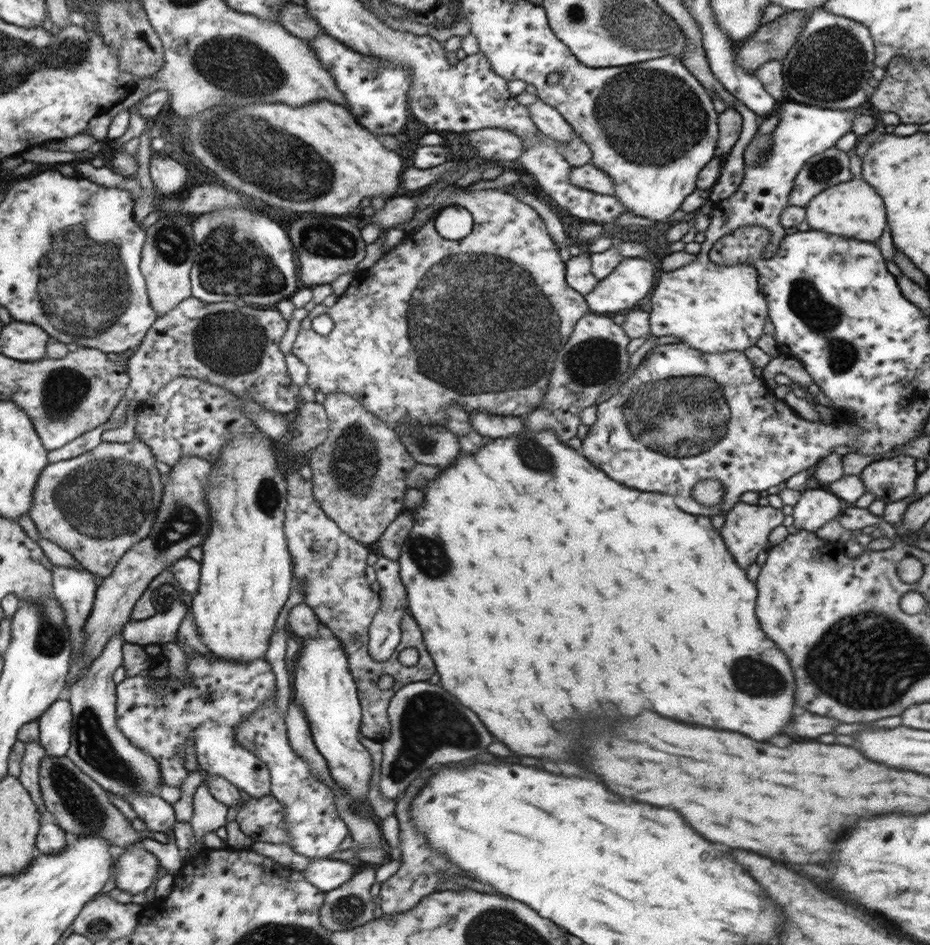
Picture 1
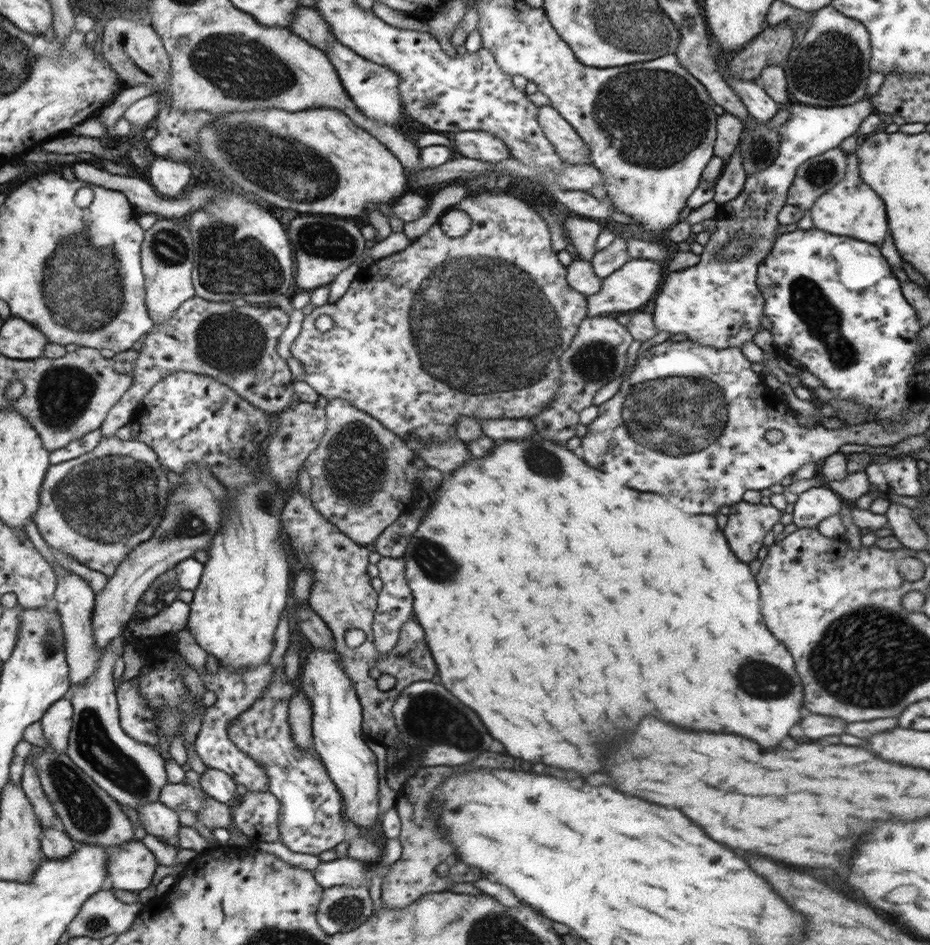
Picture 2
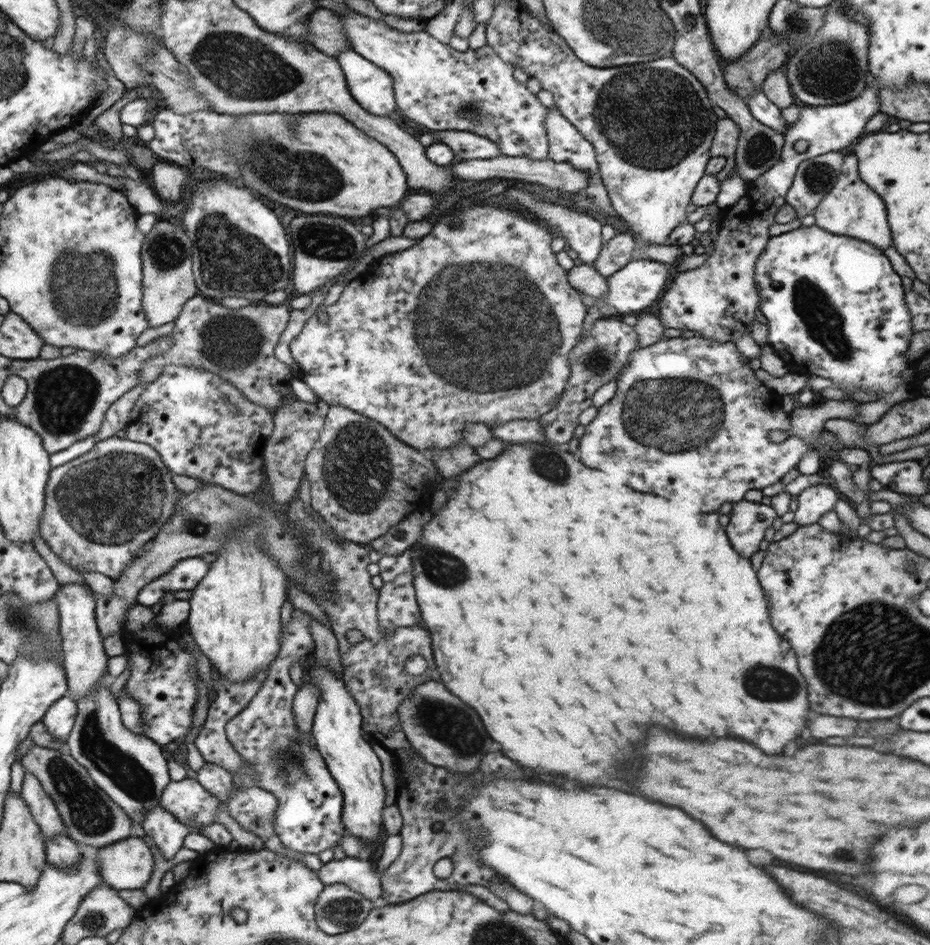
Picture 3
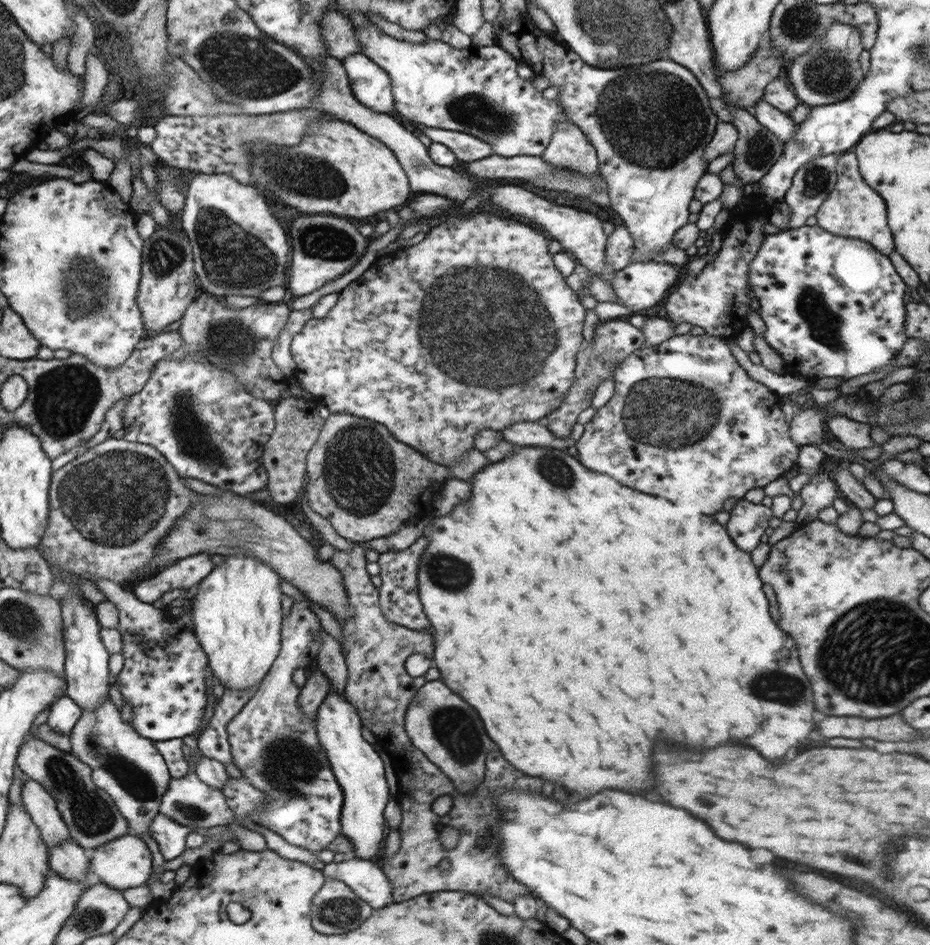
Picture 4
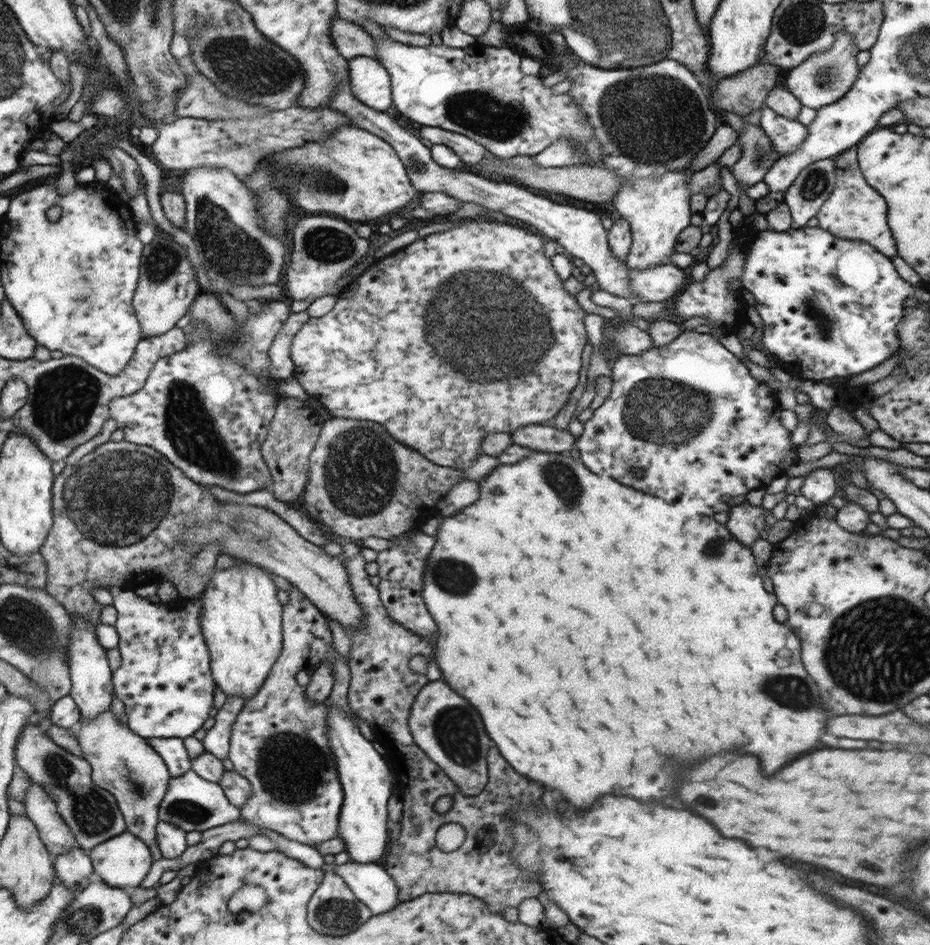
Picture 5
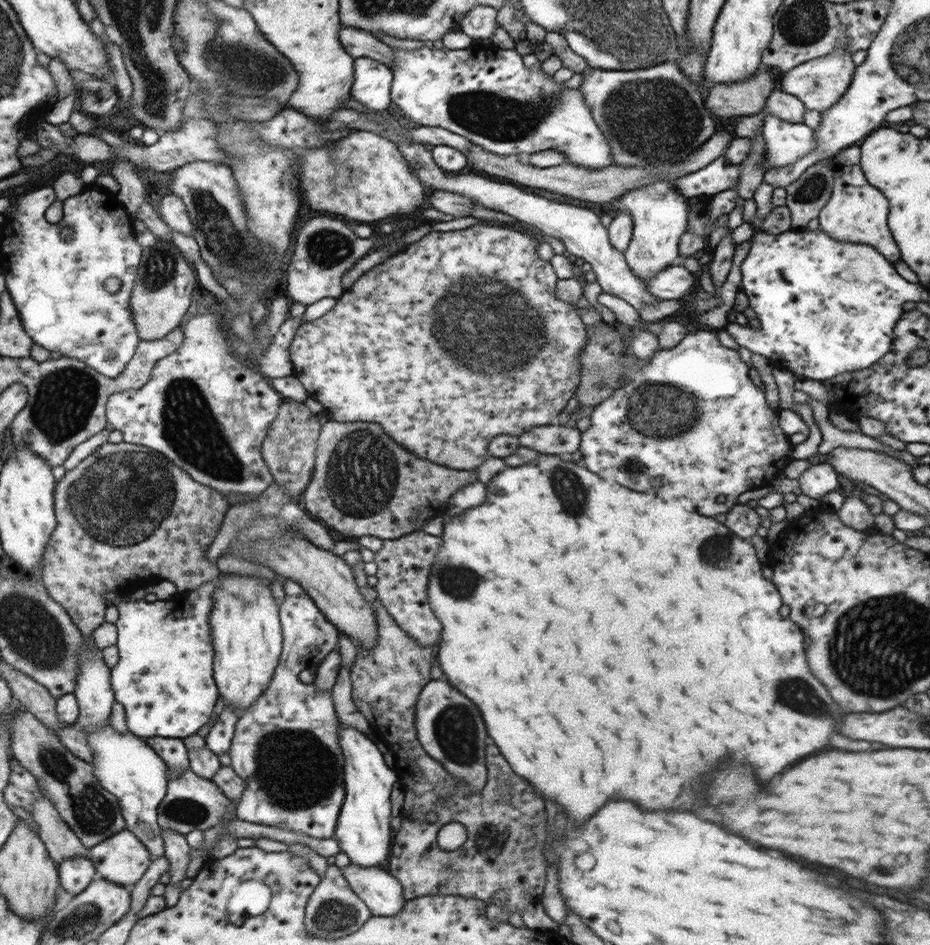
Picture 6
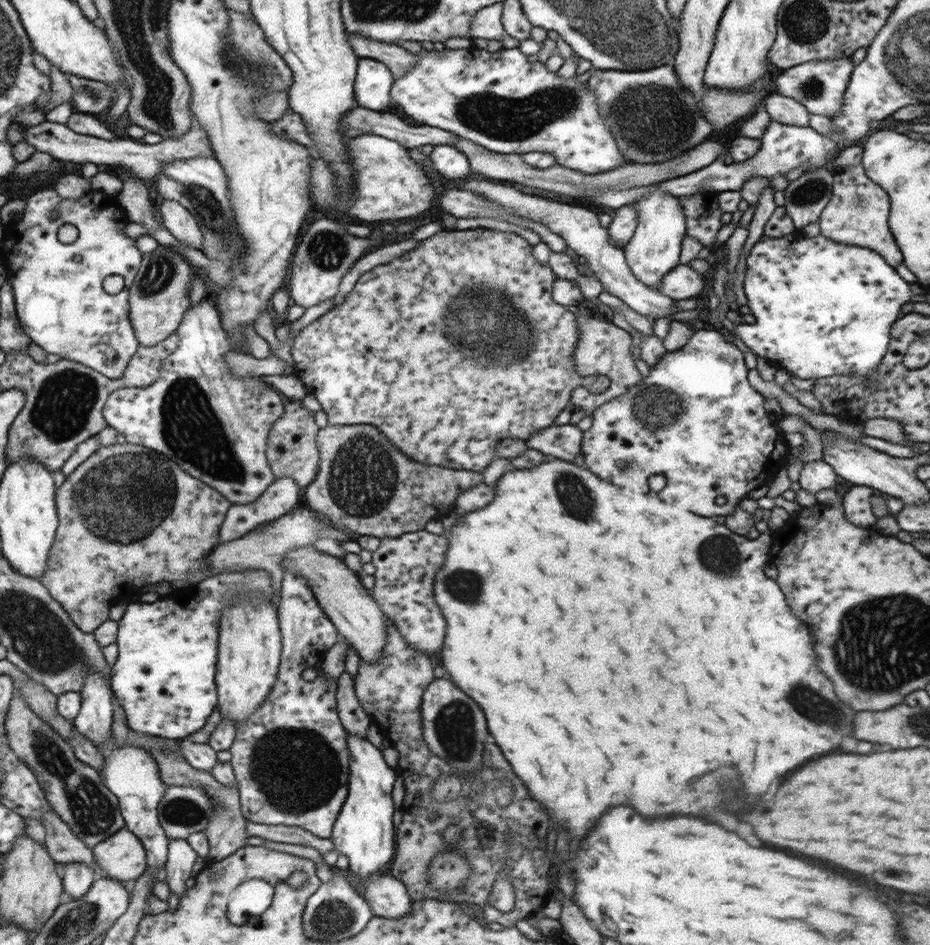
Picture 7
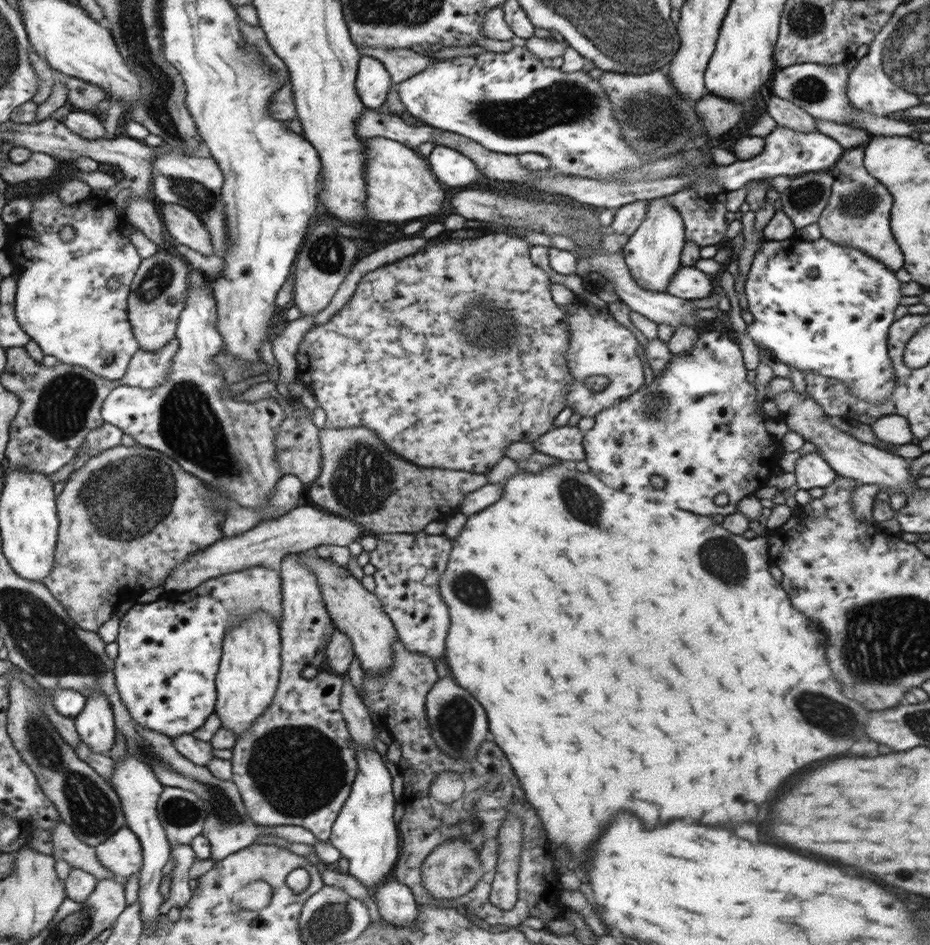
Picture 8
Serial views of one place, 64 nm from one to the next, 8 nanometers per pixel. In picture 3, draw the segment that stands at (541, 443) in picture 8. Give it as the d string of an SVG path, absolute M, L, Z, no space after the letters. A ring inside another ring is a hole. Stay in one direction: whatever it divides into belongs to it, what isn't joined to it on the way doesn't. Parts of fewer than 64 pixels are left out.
M538 419L511 420L506 424L494 425L491 430L496 439L508 444L524 444L525 442L554 443L546 439Z

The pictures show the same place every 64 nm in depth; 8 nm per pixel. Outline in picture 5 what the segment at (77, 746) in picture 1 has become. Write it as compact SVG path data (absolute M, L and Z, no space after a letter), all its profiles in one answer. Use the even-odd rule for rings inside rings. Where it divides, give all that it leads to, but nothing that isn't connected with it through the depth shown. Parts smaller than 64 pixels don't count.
M106 709L93 719L81 719L77 726L77 739L83 758L86 759L94 770L95 785L99 789L106 789L116 798L120 813L126 818L127 832L134 834L147 846L158 846L156 839L156 825L159 821L158 808L166 795L170 783L169 771L164 759L148 744L147 739L138 736L127 723L119 723L112 709Z

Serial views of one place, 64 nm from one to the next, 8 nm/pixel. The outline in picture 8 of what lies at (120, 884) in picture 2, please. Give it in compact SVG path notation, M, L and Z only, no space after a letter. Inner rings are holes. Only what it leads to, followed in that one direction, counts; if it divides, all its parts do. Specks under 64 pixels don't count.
M125 825L105 843L95 847L96 857L112 873L128 879L143 868L143 846Z

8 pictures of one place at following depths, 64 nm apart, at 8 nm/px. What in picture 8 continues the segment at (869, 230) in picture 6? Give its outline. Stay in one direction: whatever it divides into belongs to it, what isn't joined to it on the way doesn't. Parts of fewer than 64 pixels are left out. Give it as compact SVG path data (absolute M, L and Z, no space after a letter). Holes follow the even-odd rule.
M862 147L845 149L840 160L828 168L828 172L835 179L829 201L818 220L821 236L834 244L868 253L881 260L886 268L896 272L905 265L905 261L888 226L892 196L886 187L866 170L863 165L864 153Z

